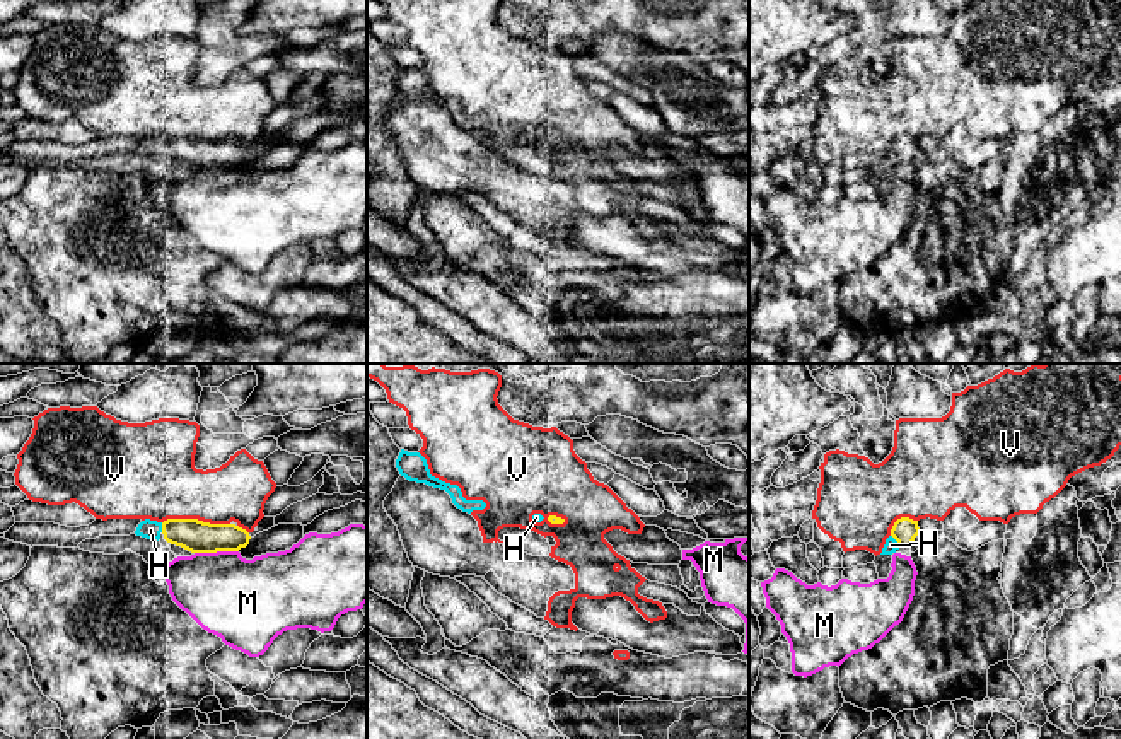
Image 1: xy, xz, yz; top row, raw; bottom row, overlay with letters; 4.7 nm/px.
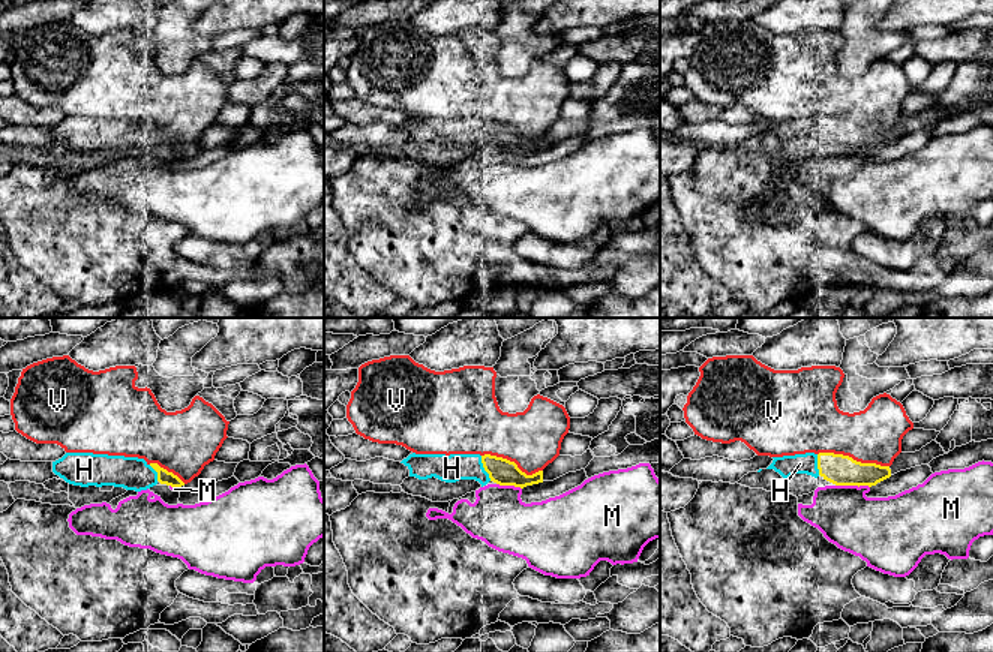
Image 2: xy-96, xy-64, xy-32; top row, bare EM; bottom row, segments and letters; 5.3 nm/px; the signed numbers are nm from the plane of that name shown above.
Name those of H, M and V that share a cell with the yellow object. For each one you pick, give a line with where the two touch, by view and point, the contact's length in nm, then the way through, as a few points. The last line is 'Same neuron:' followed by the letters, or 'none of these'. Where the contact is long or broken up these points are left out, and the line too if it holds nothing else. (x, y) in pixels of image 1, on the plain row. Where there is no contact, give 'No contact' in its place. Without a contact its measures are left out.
H: Touches yellow at yz (896, 157). Shared border 80 nm
Same neuron: H

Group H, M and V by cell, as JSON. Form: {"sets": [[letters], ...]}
{"sets": [["H"], ["M"], ["V"]]}

